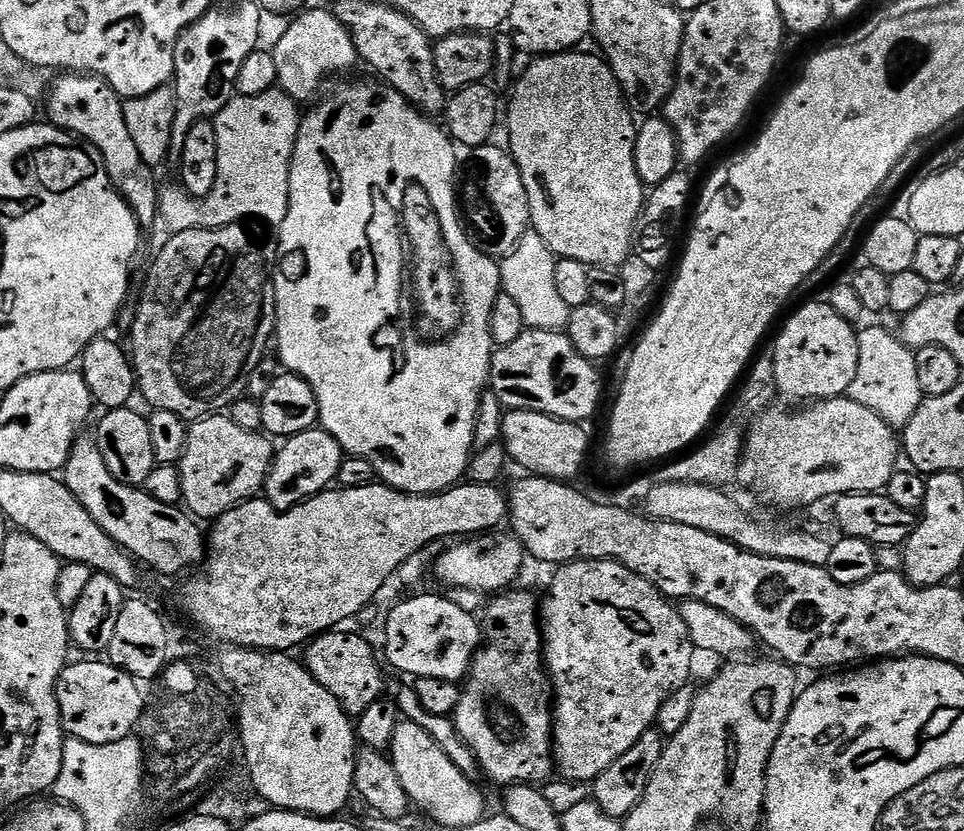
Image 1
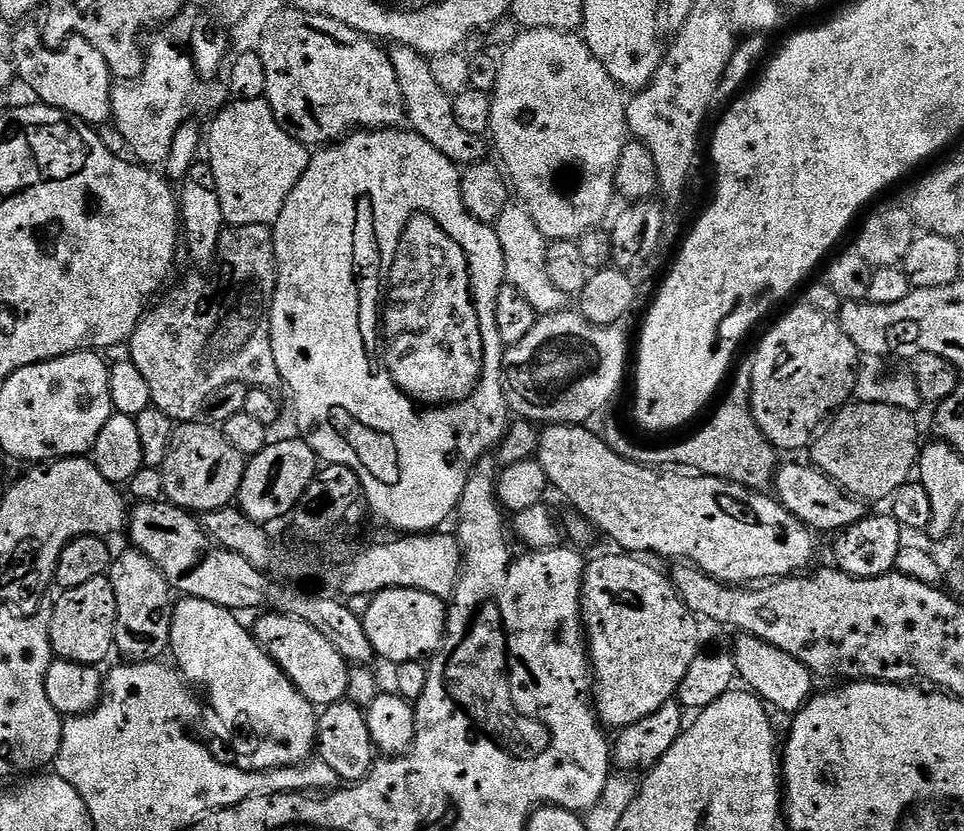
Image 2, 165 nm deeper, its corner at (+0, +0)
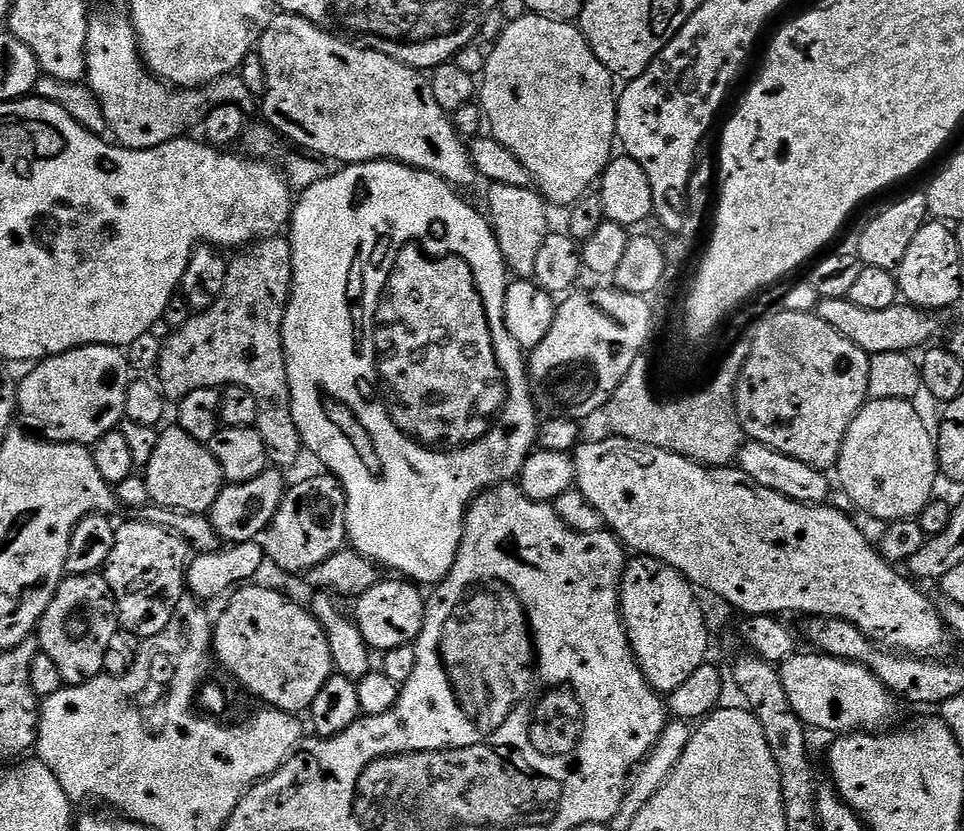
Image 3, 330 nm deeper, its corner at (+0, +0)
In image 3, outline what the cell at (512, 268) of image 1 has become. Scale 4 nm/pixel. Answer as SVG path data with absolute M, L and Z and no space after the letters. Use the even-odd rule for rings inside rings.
M492 184L488 192L488 212L492 231L496 233L496 241L500 253L504 255L504 263L509 269L516 271L520 278L531 278L534 274L534 261L542 242L548 237L548 208L543 196L535 187L502 186Z

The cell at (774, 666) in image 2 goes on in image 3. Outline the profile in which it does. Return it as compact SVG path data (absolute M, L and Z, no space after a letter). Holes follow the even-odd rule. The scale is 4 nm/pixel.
M815 650L807 651L801 651L779 665L782 686L790 698L790 706L794 706L805 726L817 728L820 732L851 734L879 732L891 725L888 723L896 716L897 697L869 668Z

